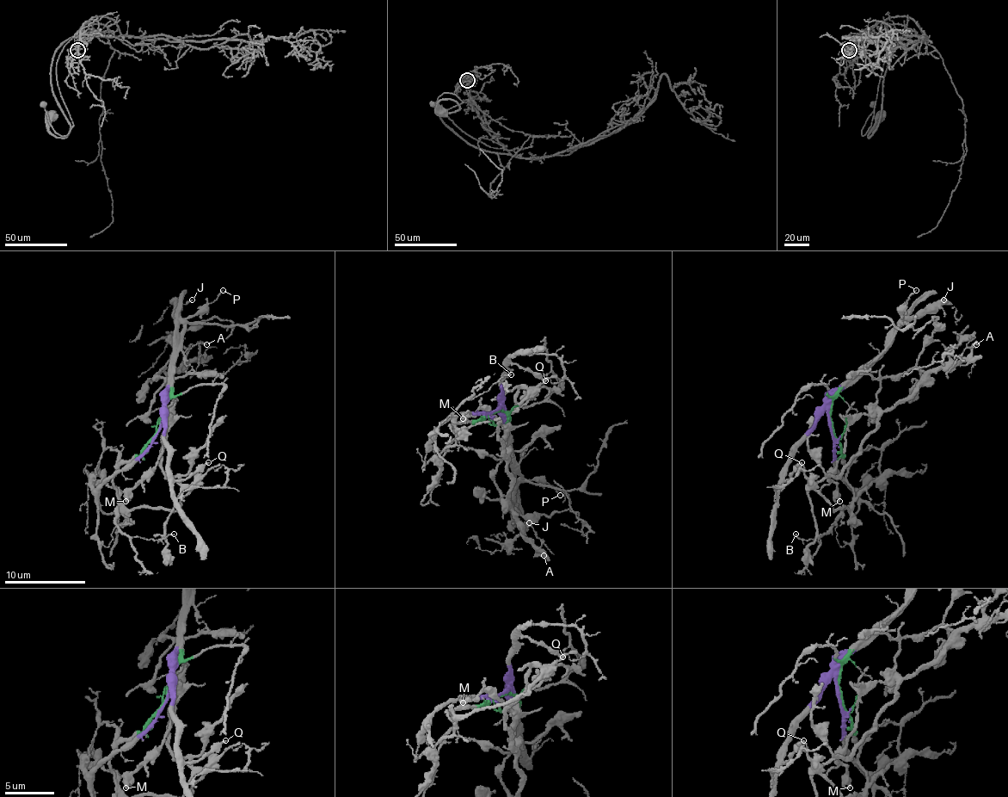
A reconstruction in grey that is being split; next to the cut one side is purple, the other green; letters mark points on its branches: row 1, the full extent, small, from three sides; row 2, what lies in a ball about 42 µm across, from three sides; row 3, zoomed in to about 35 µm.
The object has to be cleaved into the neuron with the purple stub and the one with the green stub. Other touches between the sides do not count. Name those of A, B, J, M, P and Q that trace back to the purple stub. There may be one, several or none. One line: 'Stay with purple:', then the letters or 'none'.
Stay with purple: J, P, Q

